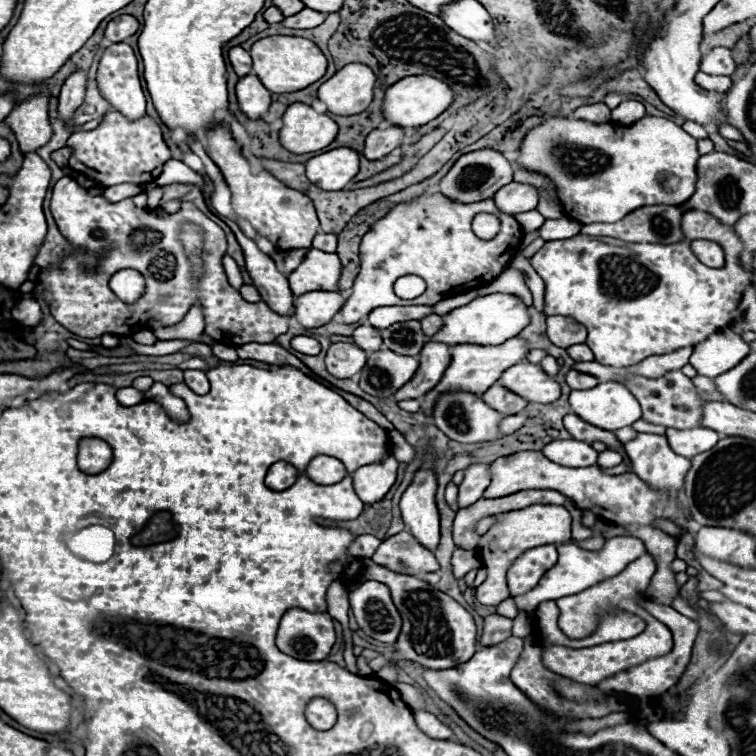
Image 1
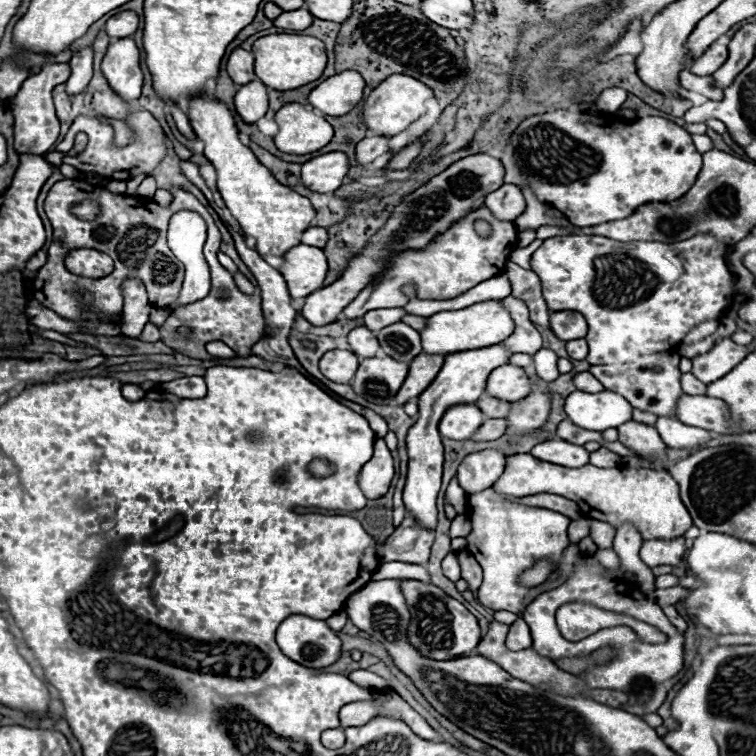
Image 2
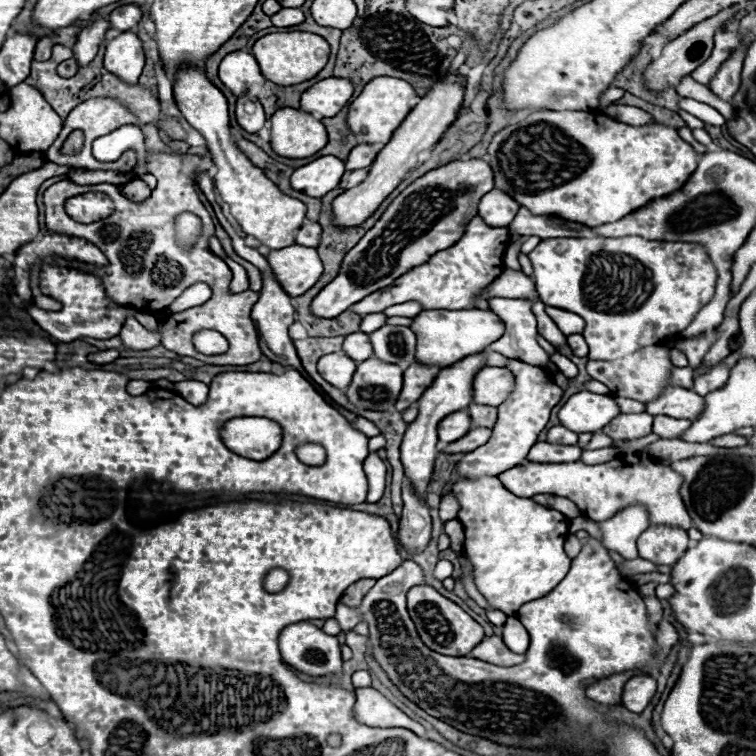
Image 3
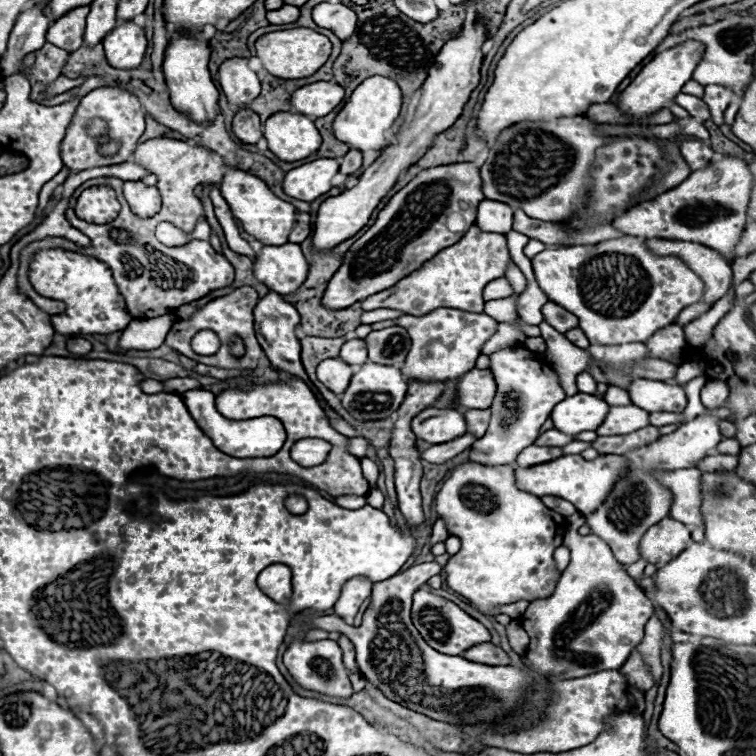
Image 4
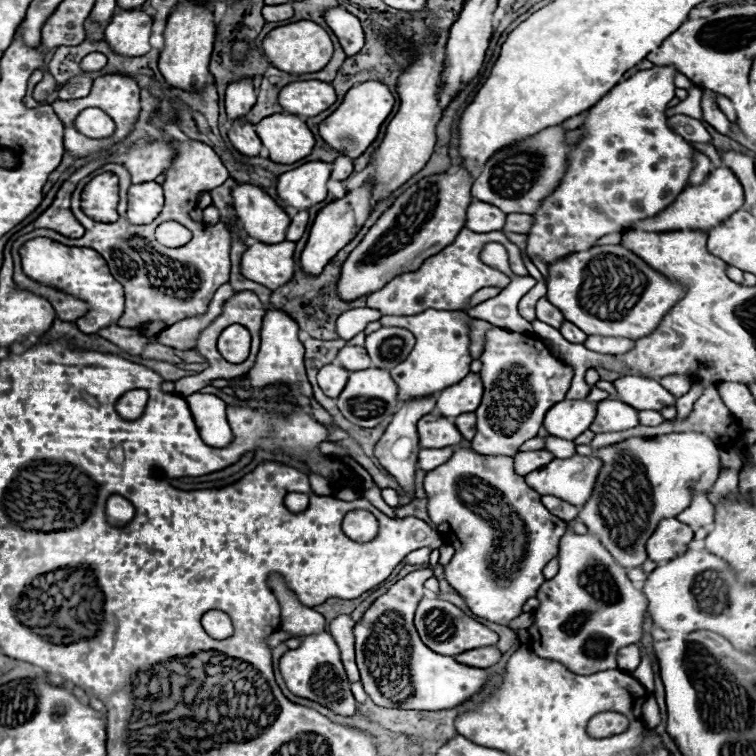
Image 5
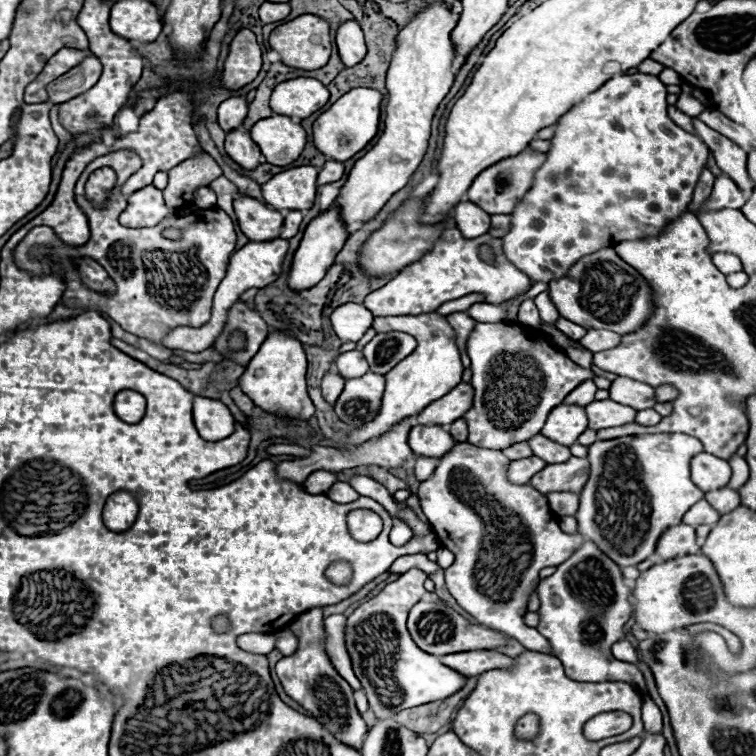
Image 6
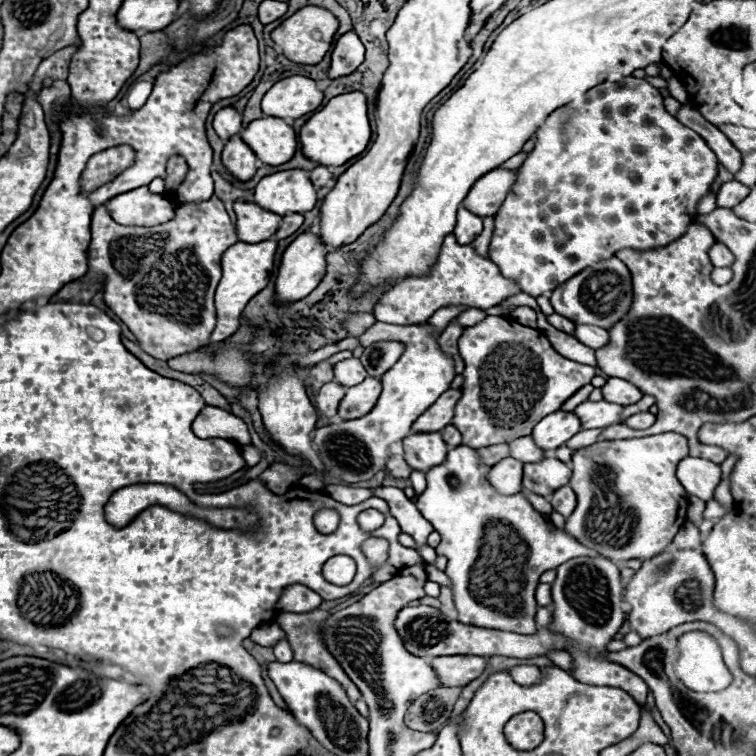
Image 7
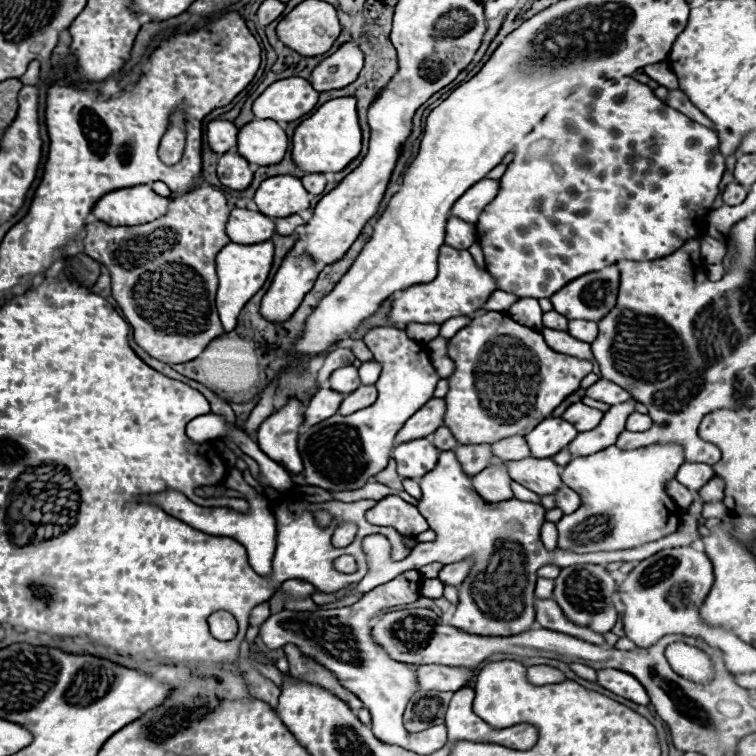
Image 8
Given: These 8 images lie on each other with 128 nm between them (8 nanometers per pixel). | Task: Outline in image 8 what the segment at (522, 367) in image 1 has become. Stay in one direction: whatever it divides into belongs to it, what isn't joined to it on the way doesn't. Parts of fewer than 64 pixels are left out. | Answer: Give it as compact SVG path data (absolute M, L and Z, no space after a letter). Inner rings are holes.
M432 398L430 402L426 402L396 434L396 444L432 434L438 426L444 424L444 414L446 414L444 410L446 410L444 398Z

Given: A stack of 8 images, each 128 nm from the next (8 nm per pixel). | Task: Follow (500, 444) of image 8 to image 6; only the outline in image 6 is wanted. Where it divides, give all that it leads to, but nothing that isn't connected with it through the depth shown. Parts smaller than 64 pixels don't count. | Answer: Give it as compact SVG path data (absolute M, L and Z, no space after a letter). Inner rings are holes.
M538 434L534 438L528 440L530 442L530 448L534 452L534 456L546 460L548 464L556 464L556 462L566 462L572 454L570 454L570 448L568 446L562 446L562 444L556 444L556 442L550 442L550 438Z

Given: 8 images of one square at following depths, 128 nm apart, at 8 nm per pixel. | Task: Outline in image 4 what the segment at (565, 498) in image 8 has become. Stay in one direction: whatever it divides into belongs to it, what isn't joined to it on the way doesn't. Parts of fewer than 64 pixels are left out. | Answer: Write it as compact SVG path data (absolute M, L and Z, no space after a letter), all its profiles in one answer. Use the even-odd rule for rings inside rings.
M550 496L550 498L540 498L548 508L552 508L554 512L558 512L558 514L562 514L562 516L572 516L574 512L576 512L576 508L570 504L570 502L566 502L566 500L562 500L562 498L554 498L554 496Z

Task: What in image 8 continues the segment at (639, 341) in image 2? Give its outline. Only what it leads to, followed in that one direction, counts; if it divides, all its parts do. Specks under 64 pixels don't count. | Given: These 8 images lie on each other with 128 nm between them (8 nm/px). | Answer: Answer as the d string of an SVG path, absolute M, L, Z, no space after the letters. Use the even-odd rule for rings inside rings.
M612 264L612 266L606 266L598 272L590 272L590 274L584 274L576 280L568 282L550 300L552 300L554 310L558 314L566 316L568 320L594 320L594 322L600 322L600 318L604 318L614 308L614 302L618 300L618 282L620 282L618 266Z

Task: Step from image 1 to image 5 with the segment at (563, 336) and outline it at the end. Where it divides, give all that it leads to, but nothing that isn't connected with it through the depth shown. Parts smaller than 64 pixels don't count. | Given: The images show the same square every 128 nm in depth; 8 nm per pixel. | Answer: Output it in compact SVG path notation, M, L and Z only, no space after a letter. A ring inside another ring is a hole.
M546 298L538 300L536 316L538 316L540 322L544 322L544 324L548 324L548 326L552 326L552 328L560 328L562 322L566 322L566 320L562 318L562 312L560 312L554 304L550 304Z

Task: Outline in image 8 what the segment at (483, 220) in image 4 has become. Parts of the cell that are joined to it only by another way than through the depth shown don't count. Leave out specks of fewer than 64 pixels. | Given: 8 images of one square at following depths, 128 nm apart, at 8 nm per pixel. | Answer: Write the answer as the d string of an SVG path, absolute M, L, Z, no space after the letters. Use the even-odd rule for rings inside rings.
M452 216L448 220L448 226L446 226L446 244L448 246L468 250L476 240L478 240L478 236L476 236L476 226L474 224L464 222L456 216Z

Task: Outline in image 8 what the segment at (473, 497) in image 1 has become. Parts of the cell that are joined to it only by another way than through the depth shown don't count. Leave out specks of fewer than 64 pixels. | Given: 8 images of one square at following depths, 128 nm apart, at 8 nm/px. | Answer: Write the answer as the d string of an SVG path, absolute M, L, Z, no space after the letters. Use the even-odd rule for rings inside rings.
M488 312L474 318L450 338L448 354L456 362L456 372L448 378L450 390L446 394L444 426L452 430L458 444L492 444L514 434L526 436L542 418L548 418L554 412L558 402L578 390L580 382L592 372L592 362L554 352L544 342L542 332L520 326L504 312Z

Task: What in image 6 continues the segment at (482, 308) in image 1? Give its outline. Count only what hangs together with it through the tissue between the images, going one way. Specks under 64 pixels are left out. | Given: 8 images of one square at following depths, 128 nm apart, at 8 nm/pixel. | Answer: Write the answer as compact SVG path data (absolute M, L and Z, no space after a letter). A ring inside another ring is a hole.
M428 312L428 314L418 314L418 316L378 316L374 318L372 326L376 333L406 332L418 340L418 346L410 356L406 356L402 362L398 362L394 370L386 374L386 392L382 398L382 408L378 412L378 418L354 430L350 438L342 442L344 444L342 448L346 450L352 450L372 438L382 436L402 418L420 414L430 402L434 402L436 398L442 398L454 386L458 386L462 380L462 372L464 372L460 350L456 346L456 334L454 334L454 328L448 324L446 316L440 316L438 312Z

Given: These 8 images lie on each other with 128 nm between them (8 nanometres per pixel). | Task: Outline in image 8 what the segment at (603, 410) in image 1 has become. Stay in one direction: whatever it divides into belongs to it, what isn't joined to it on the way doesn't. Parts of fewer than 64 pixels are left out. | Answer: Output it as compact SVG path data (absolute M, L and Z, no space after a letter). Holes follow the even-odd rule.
M544 418L532 432L526 434L526 442L534 458L552 458L576 438L576 428L564 418Z

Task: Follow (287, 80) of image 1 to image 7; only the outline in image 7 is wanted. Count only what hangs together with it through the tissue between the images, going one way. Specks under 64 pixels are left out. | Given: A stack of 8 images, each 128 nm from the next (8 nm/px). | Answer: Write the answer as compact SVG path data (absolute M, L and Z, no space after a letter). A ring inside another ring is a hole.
M304 6L296 14L292 14L288 20L284 20L278 28L272 30L272 40L282 48L282 54L298 64L314 64L324 58L324 54L330 50L332 38L338 30L338 20L334 14L330 14L324 8L318 6Z

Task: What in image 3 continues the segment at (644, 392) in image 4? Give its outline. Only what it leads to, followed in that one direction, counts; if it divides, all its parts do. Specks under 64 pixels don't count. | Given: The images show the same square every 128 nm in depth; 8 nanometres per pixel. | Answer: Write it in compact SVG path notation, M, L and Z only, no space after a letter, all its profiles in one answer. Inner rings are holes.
M668 386L656 400L646 404L646 412L652 416L664 414L680 420L698 420L704 410L704 398L698 396L694 390Z

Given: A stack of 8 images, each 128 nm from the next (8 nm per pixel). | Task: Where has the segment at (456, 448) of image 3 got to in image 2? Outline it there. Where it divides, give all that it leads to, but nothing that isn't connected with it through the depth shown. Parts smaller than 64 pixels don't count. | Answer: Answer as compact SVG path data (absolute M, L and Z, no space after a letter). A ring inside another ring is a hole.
M488 418L488 422L484 422L480 426L480 430L474 434L474 442L488 442L488 440L496 440L504 434L506 430L506 420L498 420L498 418Z

